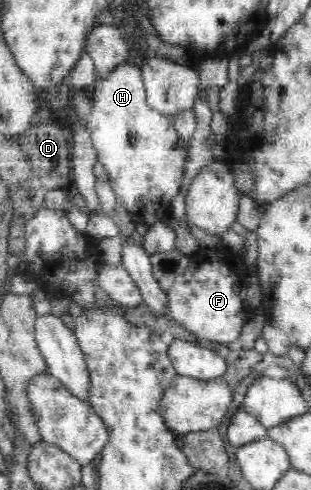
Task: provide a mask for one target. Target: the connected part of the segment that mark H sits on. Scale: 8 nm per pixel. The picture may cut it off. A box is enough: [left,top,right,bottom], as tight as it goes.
[89,64,188,253]

